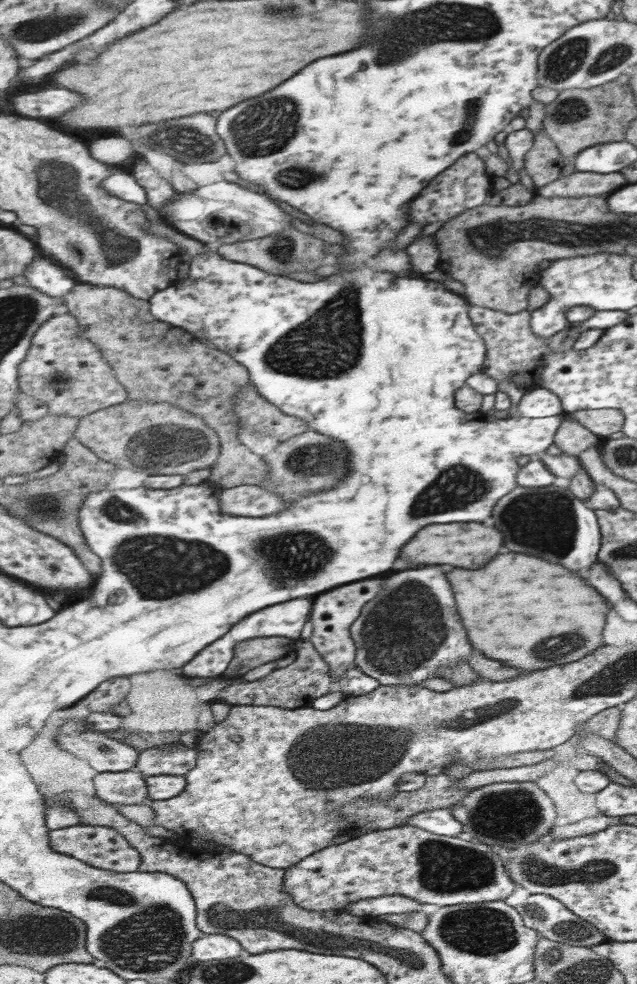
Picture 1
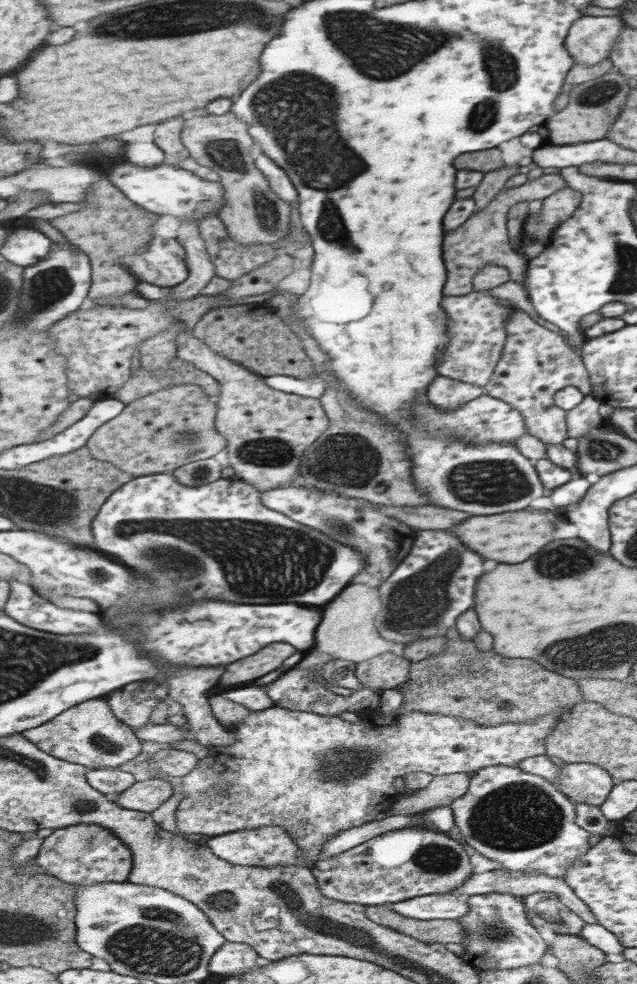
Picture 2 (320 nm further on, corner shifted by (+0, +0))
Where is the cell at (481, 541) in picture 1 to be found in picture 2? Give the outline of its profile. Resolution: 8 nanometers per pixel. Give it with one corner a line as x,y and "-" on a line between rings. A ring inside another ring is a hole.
519,510
493,516
472,516
457,525
457,534
471,546
475,552
483,554
487,560
499,560
505,564
519,564
541,552
549,542
553,542
555,516
551,510

